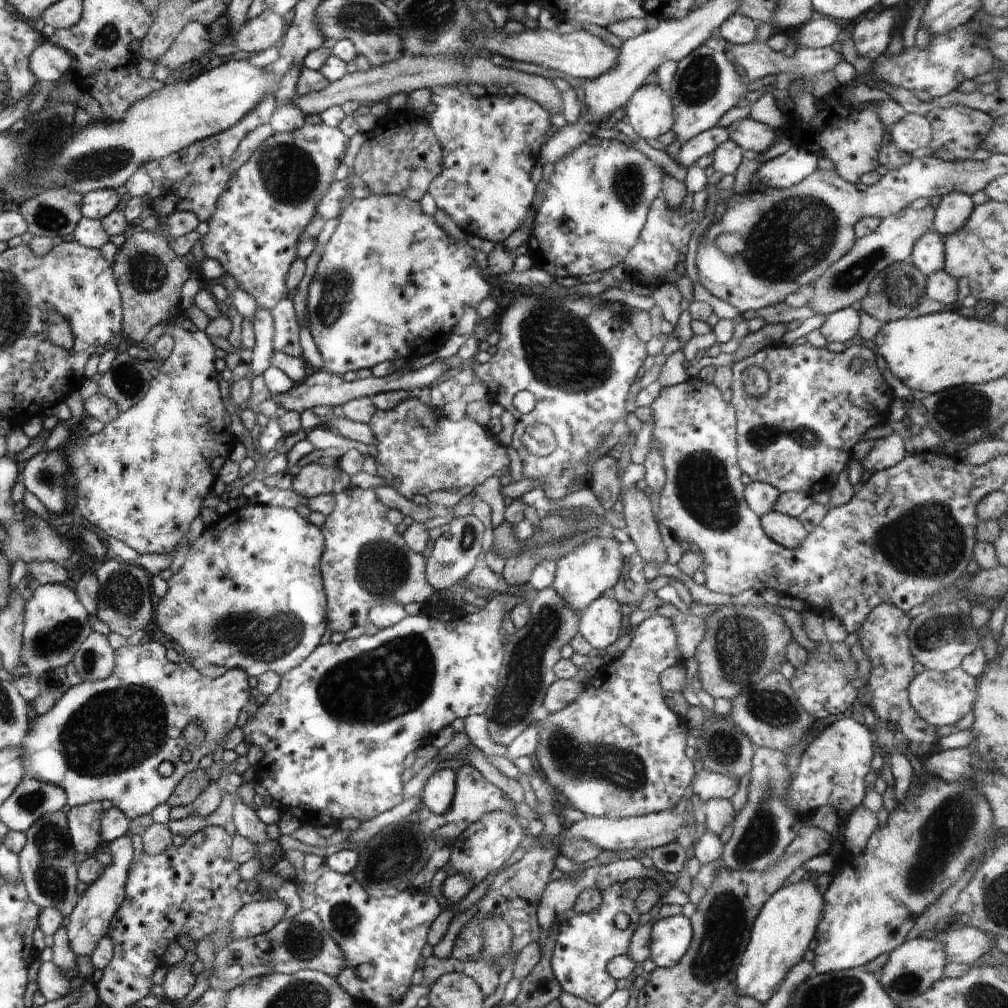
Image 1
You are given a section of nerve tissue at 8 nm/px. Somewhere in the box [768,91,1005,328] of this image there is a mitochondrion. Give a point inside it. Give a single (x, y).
(848, 280)

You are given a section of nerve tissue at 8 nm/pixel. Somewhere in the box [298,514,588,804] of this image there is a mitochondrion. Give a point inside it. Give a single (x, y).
(404, 666)

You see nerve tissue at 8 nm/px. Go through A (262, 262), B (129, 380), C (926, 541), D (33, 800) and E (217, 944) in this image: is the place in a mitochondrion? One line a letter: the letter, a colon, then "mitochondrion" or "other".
A: other
B: mitochondrion
C: mitochondrion
D: mitochondrion
E: other

